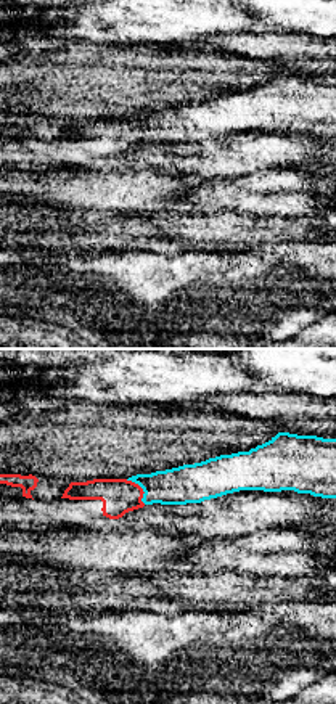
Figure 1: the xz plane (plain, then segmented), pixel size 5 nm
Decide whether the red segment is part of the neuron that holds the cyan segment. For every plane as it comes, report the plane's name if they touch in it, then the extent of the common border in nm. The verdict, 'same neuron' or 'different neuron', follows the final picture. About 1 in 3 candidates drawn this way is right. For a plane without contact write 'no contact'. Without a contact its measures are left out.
xz | 160 nm

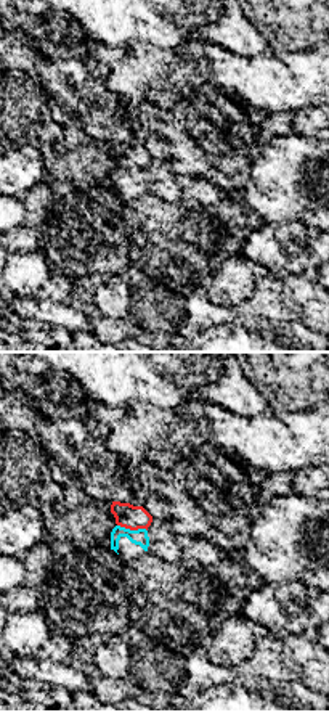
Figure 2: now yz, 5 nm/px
yz | 160 nm

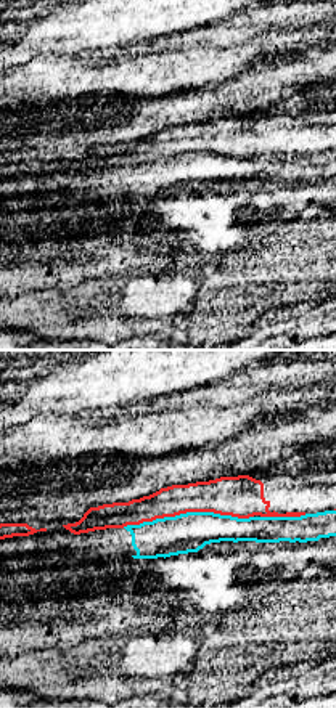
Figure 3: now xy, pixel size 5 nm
xy | 650 nm

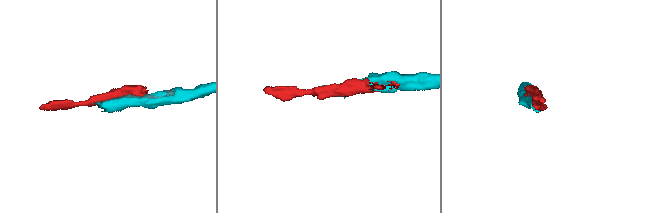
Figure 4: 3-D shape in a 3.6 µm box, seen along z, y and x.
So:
different neuron

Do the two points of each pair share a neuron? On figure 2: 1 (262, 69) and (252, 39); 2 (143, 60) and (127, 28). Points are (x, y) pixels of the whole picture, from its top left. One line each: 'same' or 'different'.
1: different
2: different

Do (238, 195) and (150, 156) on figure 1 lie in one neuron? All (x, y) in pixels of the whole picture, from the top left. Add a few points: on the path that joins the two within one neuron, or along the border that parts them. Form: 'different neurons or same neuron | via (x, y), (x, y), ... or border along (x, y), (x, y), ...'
different neurons | border along (259, 171), (225, 176), (222, 179)

